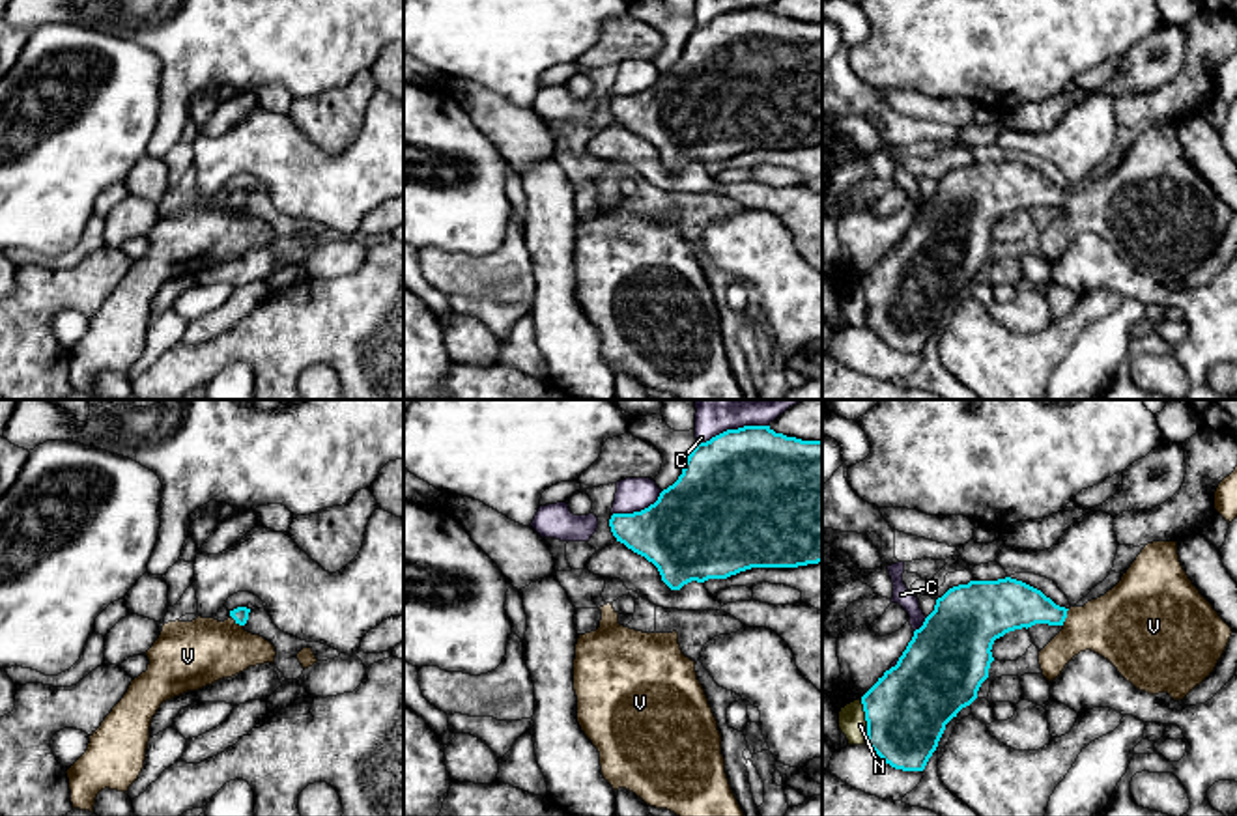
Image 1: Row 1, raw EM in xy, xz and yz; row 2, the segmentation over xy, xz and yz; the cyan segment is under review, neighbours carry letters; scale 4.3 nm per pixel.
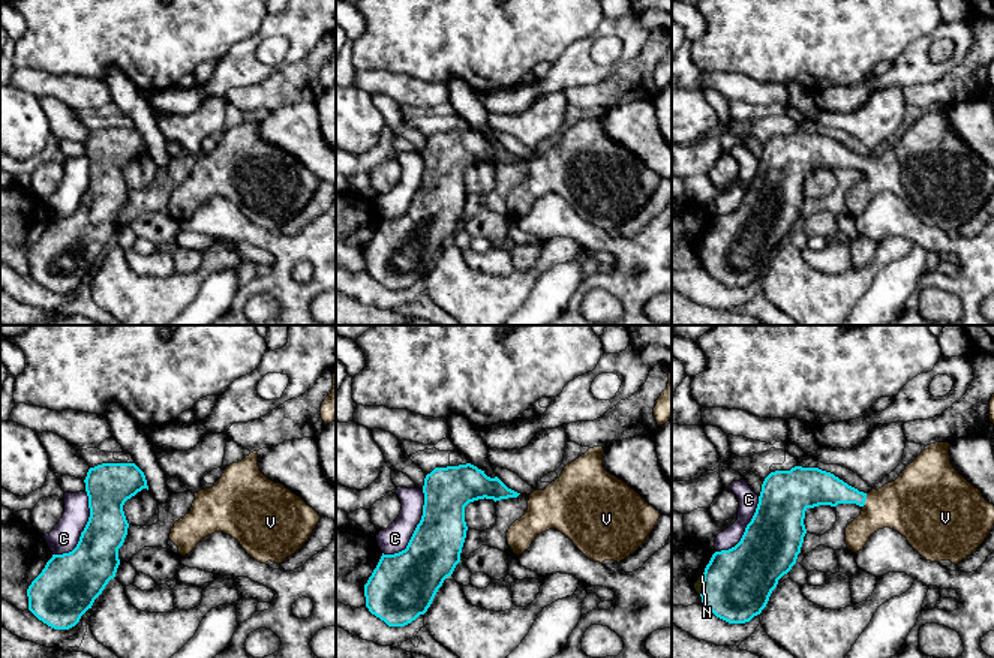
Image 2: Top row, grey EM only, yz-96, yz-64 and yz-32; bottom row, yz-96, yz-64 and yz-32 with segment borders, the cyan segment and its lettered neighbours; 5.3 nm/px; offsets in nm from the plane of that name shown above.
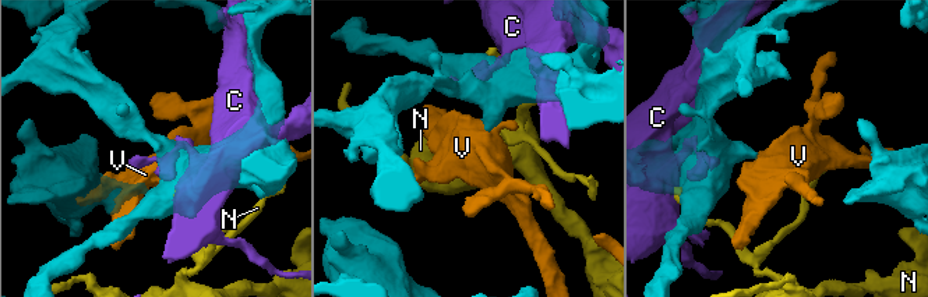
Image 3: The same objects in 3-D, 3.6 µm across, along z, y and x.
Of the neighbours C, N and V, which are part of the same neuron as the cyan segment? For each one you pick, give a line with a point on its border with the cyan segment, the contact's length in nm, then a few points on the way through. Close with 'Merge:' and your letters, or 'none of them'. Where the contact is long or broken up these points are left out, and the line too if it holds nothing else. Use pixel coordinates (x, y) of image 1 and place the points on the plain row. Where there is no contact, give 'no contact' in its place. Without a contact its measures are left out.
V: meets cyan in yz at (1066, 198); contact 80 nm long; runs through yz (1009, 185), (1030, 187), (1066, 198), (1082, 208), (1122, 208)
Merge: V

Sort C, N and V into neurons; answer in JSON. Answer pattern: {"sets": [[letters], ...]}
{"sets": [["C"], ["N"], ["V"]]}

